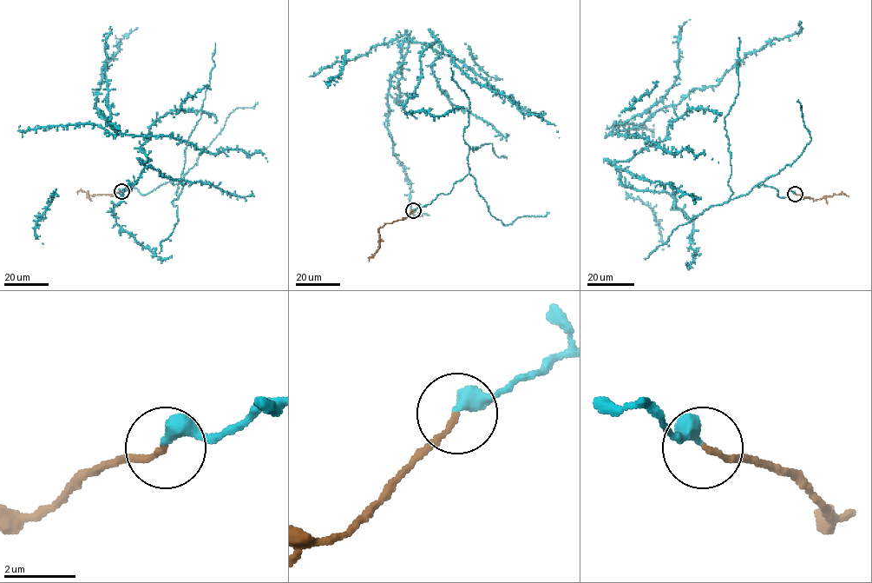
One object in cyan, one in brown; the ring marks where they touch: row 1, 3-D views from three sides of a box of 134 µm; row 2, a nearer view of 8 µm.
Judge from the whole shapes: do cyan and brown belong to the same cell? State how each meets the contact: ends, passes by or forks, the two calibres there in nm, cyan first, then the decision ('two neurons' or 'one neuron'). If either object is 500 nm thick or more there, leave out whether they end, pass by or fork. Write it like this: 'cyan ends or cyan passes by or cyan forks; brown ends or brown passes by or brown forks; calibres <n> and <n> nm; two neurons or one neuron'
cyan ends; brown ends; calibres 440 and 140 nm; one neuron

